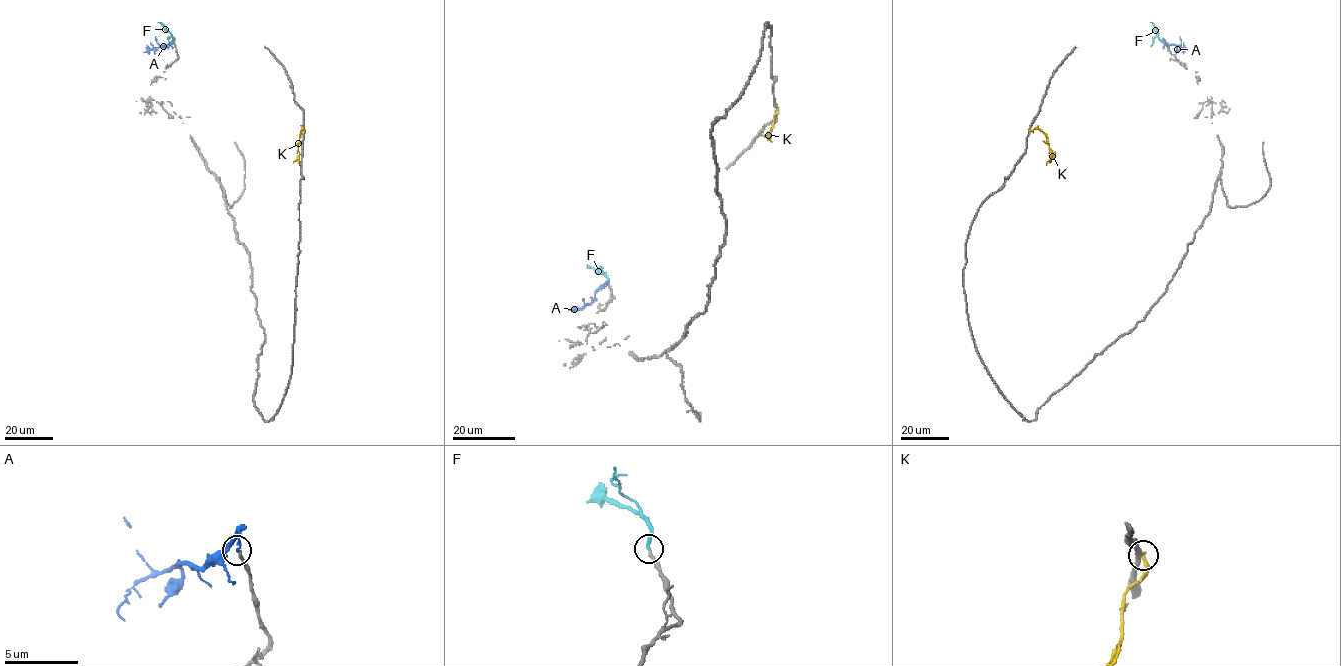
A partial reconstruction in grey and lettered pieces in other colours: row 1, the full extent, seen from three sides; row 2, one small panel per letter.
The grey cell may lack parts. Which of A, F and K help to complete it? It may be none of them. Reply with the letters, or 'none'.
F

